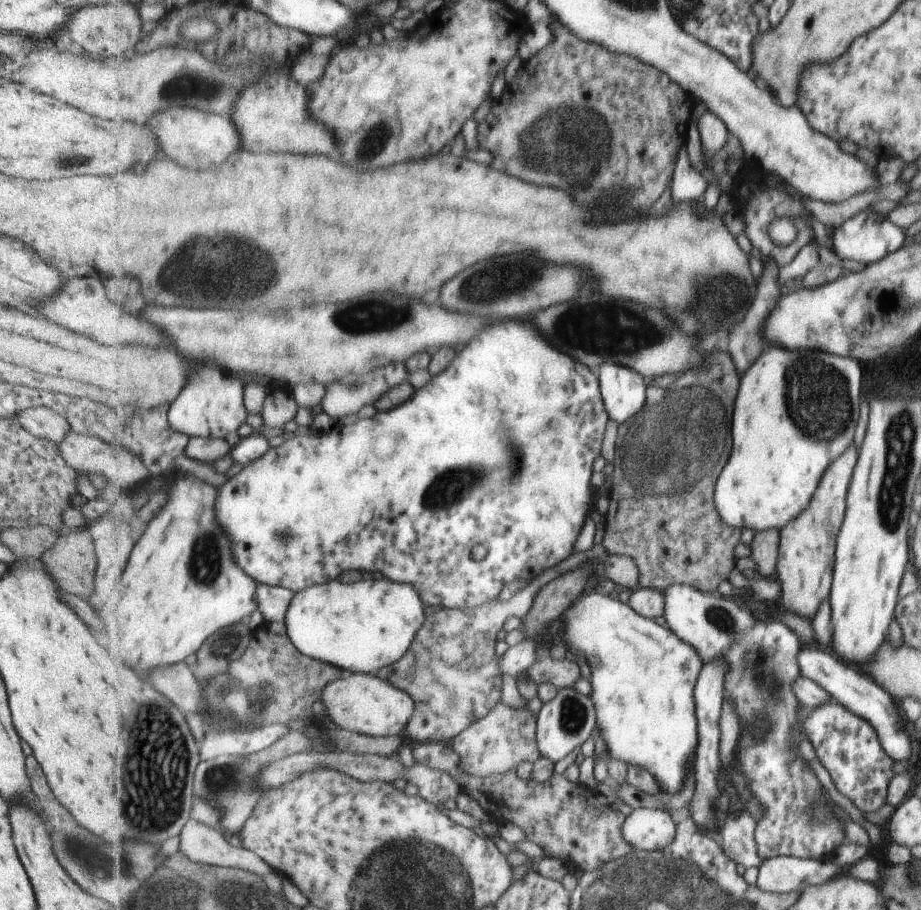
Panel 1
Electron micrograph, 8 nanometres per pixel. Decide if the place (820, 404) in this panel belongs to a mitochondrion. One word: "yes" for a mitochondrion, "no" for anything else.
yes

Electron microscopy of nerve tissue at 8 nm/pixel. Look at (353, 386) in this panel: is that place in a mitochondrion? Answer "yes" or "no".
yes

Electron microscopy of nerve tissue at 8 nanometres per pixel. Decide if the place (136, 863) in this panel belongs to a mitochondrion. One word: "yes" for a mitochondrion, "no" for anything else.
yes

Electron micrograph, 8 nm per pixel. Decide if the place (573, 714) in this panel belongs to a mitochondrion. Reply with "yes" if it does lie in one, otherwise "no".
yes

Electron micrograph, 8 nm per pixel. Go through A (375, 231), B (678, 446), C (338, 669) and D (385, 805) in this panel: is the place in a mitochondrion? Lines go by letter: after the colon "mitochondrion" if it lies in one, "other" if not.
A: other
B: mitochondrion
C: other
D: other

